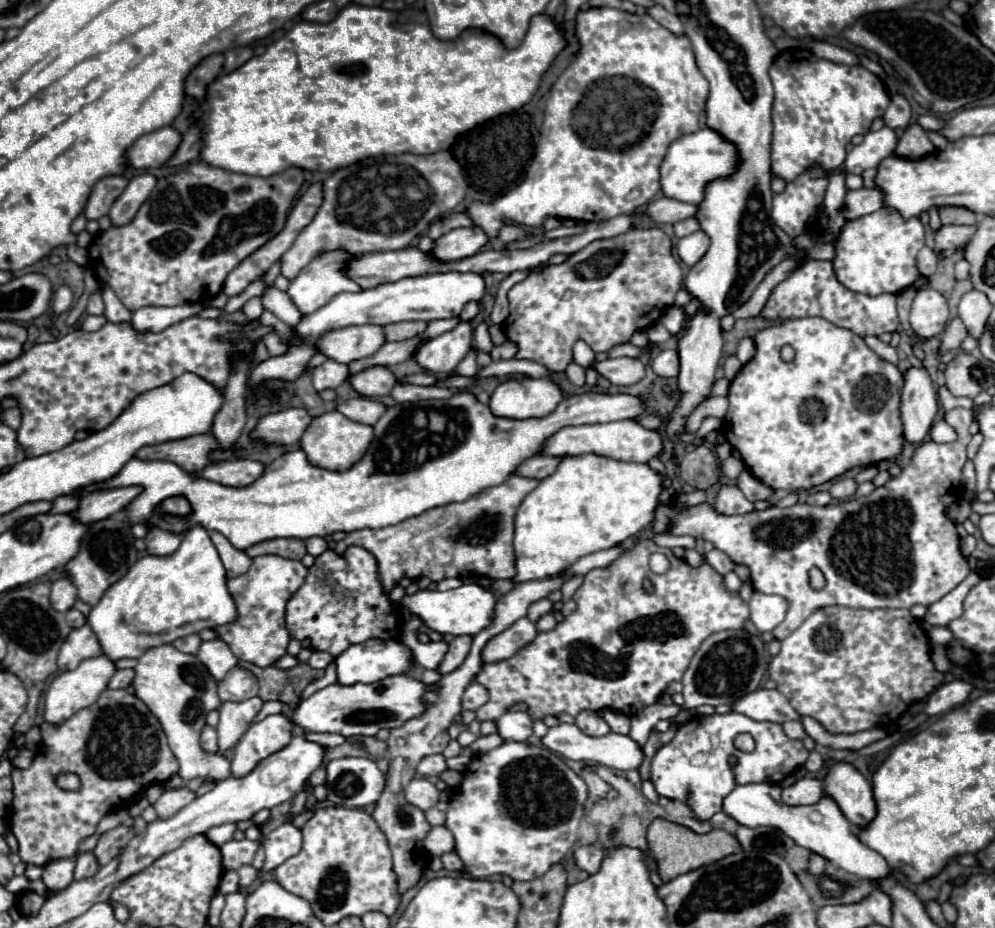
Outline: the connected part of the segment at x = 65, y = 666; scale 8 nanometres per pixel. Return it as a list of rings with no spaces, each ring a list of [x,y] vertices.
[[[89,624],[71,630],[71,634],[67,636],[67,640],[63,642],[61,650],[59,650],[59,670],[67,672],[67,670],[75,670],[79,666],[79,662],[99,656],[101,654],[101,646],[99,640],[95,636],[95,632],[91,630]]]

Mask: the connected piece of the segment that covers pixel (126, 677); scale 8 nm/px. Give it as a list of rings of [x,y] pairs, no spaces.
[[[117,670],[109,682],[109,688],[127,688],[135,678],[135,670]]]

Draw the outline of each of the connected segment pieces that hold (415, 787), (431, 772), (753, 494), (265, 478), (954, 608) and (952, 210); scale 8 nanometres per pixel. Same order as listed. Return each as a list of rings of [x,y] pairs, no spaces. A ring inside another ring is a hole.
[[[413,778],[405,788],[405,798],[421,810],[429,810],[439,802],[439,790],[427,778]]]
[[[431,754],[431,756],[423,758],[417,766],[417,772],[421,776],[439,776],[443,770],[447,770],[443,754]]]
[[[743,470],[739,474],[739,478],[735,480],[735,484],[739,486],[739,490],[751,500],[751,502],[757,502],[757,500],[769,500],[773,496],[773,490],[767,488],[763,482],[759,482],[749,470]]]
[[[461,390],[447,400],[427,400],[427,402],[413,402],[413,404],[395,404],[391,406],[375,424],[375,440],[369,446],[367,454],[349,470],[345,472],[331,472],[319,466],[311,466],[303,450],[285,452],[271,464],[267,464],[261,478],[245,488],[229,488],[217,482],[209,482],[205,478],[191,478],[185,470],[175,466],[173,462],[143,462],[139,458],[131,458],[123,470],[103,482],[85,488],[87,492],[99,488],[121,488],[121,486],[143,486],[143,494],[139,494],[131,504],[131,524],[143,522],[147,526],[161,526],[171,532],[183,532],[195,524],[203,524],[207,530],[221,532],[235,548],[247,550],[253,544],[271,538],[311,538],[311,536],[327,536],[337,530],[353,532],[361,528],[385,528],[399,524],[411,516],[419,516],[429,508],[451,504],[451,502],[465,502],[467,498],[475,496],[483,488],[497,486],[505,482],[517,466],[521,466],[527,458],[541,454],[547,438],[551,438],[557,430],[565,426],[581,426],[581,424],[601,424],[601,422],[615,422],[623,418],[637,418],[645,412],[647,402],[641,396],[633,394],[597,394],[597,392],[583,392],[577,396],[567,396],[555,412],[543,418],[527,418],[527,420],[513,420],[513,418],[495,418],[487,404],[481,404],[473,392]],[[185,494],[193,506],[193,512],[187,518],[173,518],[173,516],[159,516],[155,514],[155,506],[169,498]]]
[[[971,572],[955,590],[951,590],[951,592],[945,594],[943,598],[939,598],[937,602],[929,604],[923,620],[925,620],[927,624],[933,624],[933,626],[945,626],[945,624],[949,624],[951,620],[959,618],[961,612],[963,612],[963,600],[965,600],[967,592],[969,592],[977,582],[979,582],[979,574],[977,574],[977,572]]]
[[[941,206],[939,208],[943,224],[977,224],[979,216],[961,206]]]

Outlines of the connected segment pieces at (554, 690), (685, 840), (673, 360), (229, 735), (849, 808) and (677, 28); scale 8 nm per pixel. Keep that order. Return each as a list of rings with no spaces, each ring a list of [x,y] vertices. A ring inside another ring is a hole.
[[[647,538],[637,540],[631,550],[621,552],[619,558],[609,566],[589,570],[583,578],[583,584],[573,594],[573,600],[577,608],[561,624],[557,624],[557,628],[537,634],[531,644],[521,648],[509,660],[485,664],[481,668],[477,682],[487,688],[489,700],[477,710],[477,720],[497,720],[513,702],[525,702],[533,720],[541,720],[547,714],[557,716],[567,712],[575,716],[581,710],[603,708],[635,716],[643,708],[655,704],[671,682],[681,680],[693,654],[699,650],[705,638],[721,630],[741,630],[749,618],[749,608],[741,600],[739,592],[727,590],[723,576],[707,562],[701,566],[689,566],[683,558],[677,558],[671,548],[661,548]],[[653,552],[663,552],[671,560],[671,568],[661,576],[649,570],[649,556]],[[645,578],[653,582],[653,594],[643,592],[641,584]]]
[[[655,818],[651,822],[649,832],[647,832],[647,842],[649,842],[649,850],[655,854],[659,876],[661,876],[663,882],[669,882],[669,880],[677,878],[679,874],[697,870],[697,868],[701,868],[705,864],[717,862],[717,860],[721,860],[721,858],[725,858],[729,854],[741,852],[741,846],[739,846],[737,838],[733,834],[721,830],[721,828],[715,828],[711,832],[707,832],[707,834],[695,834],[687,826],[669,822],[665,818]]]
[[[663,350],[651,362],[655,374],[663,378],[673,378],[679,374],[679,354],[677,350]]]
[[[249,698],[243,702],[223,702],[219,708],[219,752],[235,746],[239,738],[247,732],[253,718],[261,710],[263,700],[261,698]]]
[[[833,762],[823,778],[825,794],[831,796],[845,818],[855,826],[865,826],[875,818],[871,784],[847,762]]]
[[[655,4],[655,6],[647,8],[647,14],[649,14],[651,18],[655,18],[661,26],[669,28],[673,34],[683,34],[683,24],[681,24],[679,16],[663,10],[663,6],[657,6],[657,4]]]

